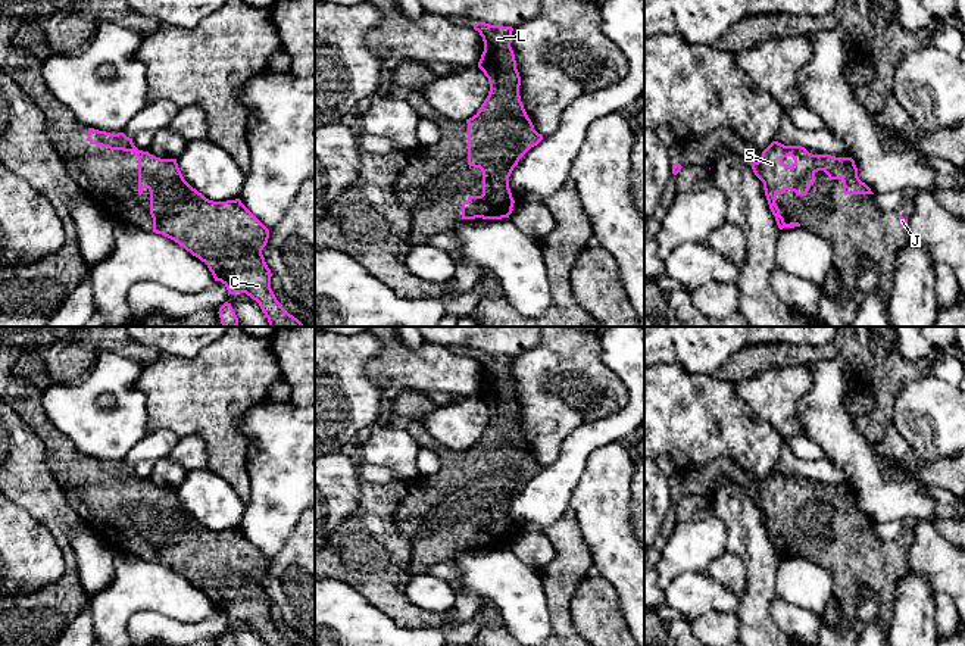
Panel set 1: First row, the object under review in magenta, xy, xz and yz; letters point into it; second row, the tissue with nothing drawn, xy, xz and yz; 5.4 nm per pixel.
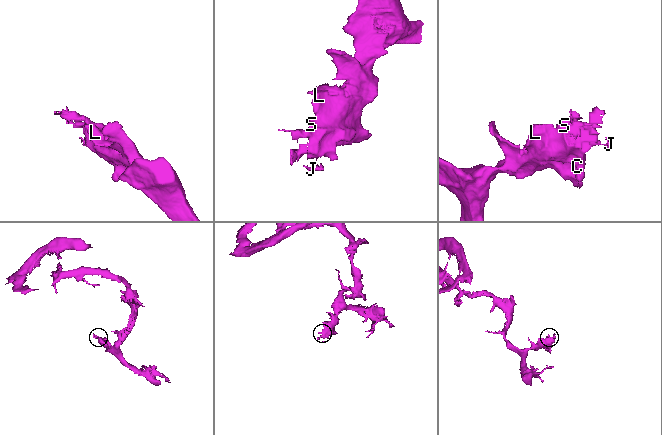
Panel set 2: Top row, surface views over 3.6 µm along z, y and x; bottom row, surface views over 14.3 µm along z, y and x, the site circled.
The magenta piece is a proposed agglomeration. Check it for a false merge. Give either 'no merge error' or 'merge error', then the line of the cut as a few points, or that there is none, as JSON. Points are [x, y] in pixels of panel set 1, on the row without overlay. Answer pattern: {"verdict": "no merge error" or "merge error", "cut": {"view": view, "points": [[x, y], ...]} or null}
{"verdict": "no merge error", "cut": null}

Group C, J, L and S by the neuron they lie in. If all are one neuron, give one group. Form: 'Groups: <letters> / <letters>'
Groups: C J L S

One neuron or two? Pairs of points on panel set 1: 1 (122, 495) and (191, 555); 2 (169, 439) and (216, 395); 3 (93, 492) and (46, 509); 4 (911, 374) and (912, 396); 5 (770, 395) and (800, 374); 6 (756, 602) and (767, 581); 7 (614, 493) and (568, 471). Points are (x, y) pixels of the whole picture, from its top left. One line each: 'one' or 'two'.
1: one
2: two
3: two
4: two
5: one
6: one
7: two

